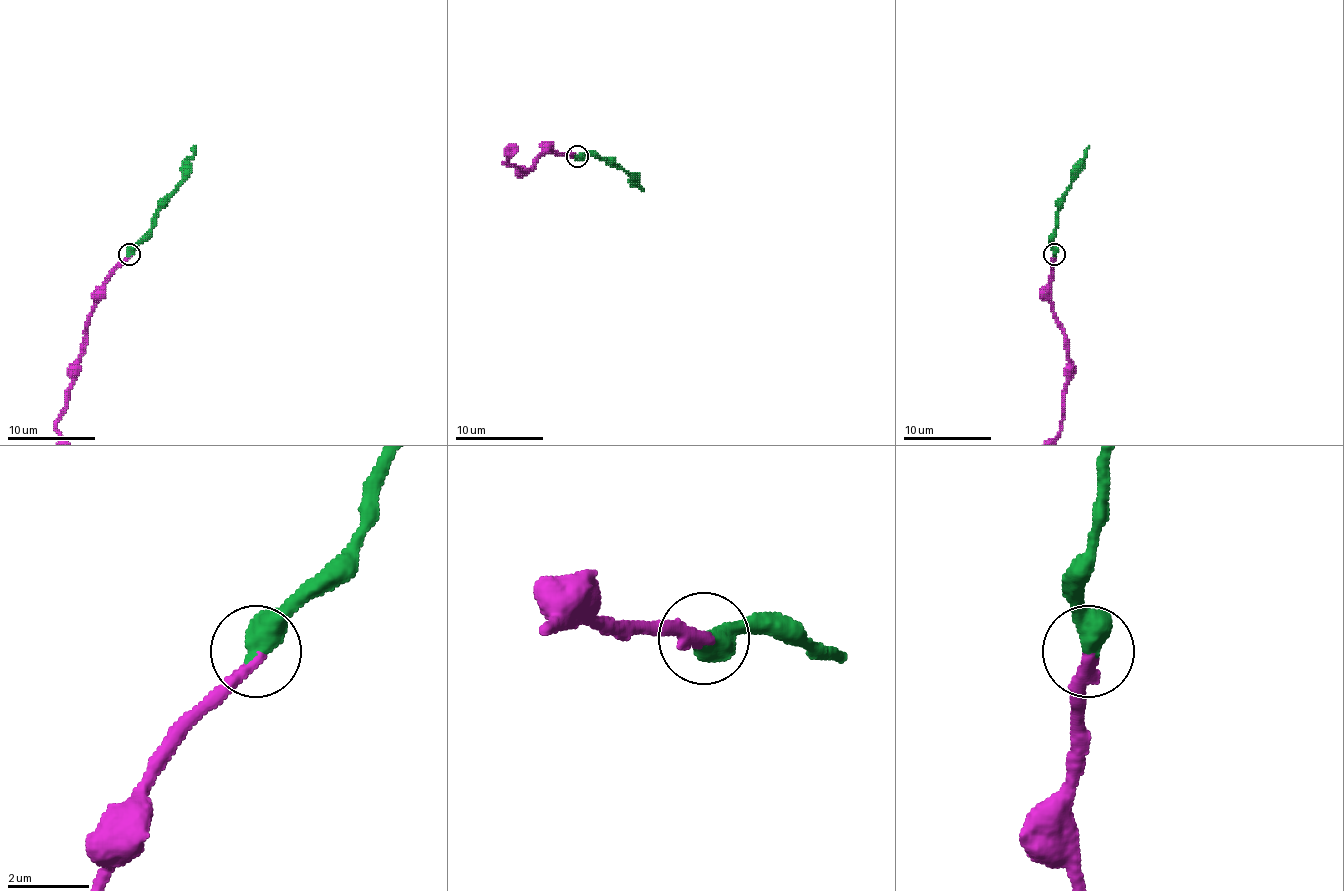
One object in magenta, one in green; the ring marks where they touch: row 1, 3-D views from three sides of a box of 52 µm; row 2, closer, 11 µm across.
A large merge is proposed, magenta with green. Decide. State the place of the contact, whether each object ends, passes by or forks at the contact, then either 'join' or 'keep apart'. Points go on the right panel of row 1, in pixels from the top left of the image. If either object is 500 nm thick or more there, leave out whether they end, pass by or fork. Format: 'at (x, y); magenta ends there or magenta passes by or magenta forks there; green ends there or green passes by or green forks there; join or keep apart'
at (1054, 254); join

